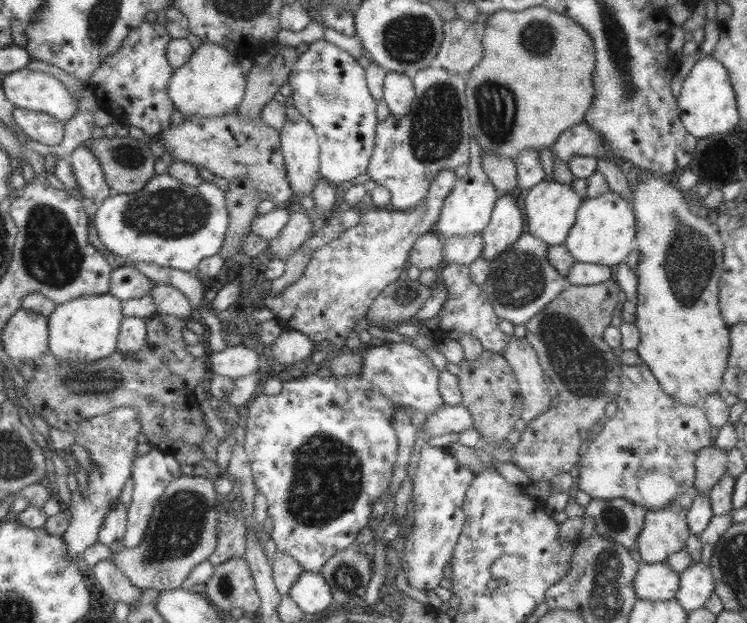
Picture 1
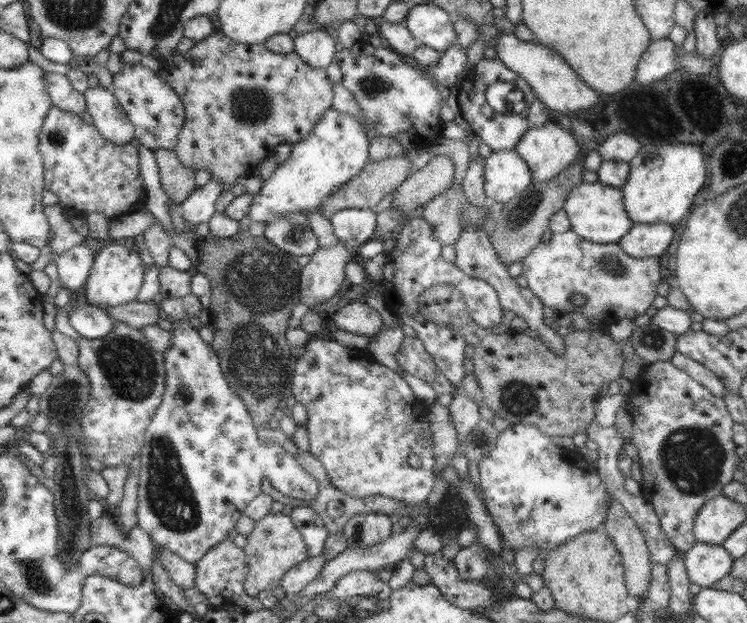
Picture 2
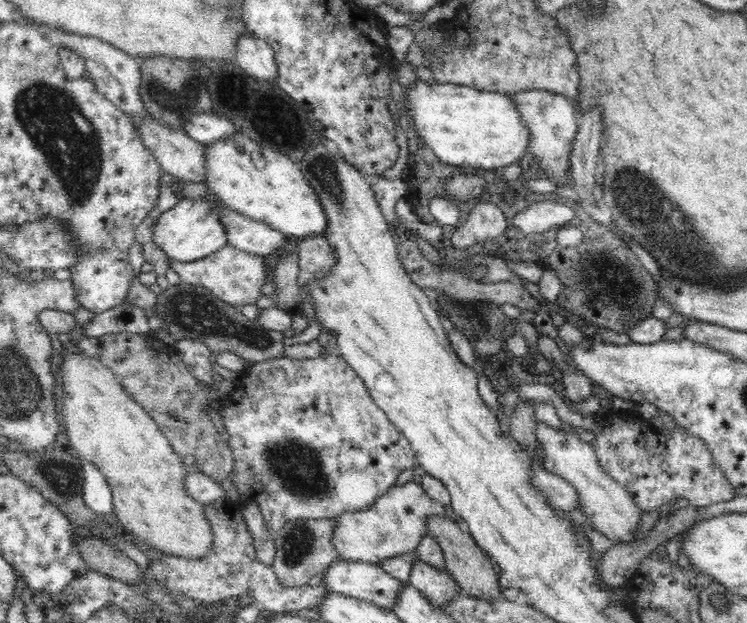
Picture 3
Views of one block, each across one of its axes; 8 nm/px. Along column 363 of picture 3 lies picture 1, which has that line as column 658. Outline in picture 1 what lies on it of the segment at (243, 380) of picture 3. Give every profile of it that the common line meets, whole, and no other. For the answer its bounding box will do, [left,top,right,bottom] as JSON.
[578,362,714,509]

